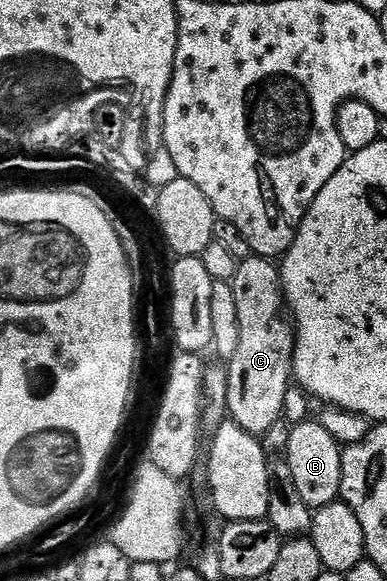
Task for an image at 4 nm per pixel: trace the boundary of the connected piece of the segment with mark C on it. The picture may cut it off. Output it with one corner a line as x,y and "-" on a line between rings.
257,256
241,259
236,276
229,284
232,297
236,299
240,340
225,367
228,378
226,411
231,421
258,438
285,413
286,393
292,387
294,328
282,292
282,275
271,259

